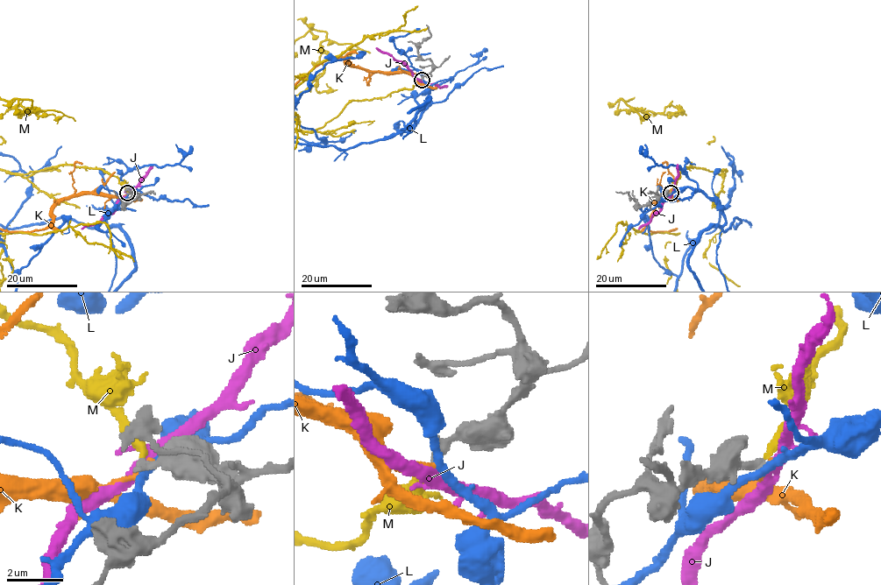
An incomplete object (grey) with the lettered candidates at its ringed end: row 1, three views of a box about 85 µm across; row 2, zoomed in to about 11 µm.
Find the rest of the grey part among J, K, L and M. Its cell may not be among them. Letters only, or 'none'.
none

